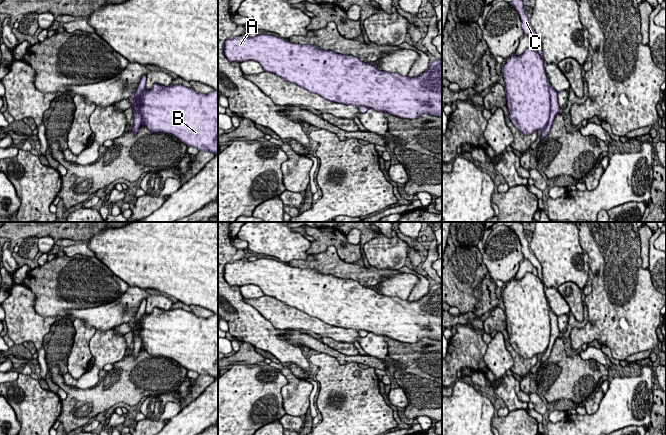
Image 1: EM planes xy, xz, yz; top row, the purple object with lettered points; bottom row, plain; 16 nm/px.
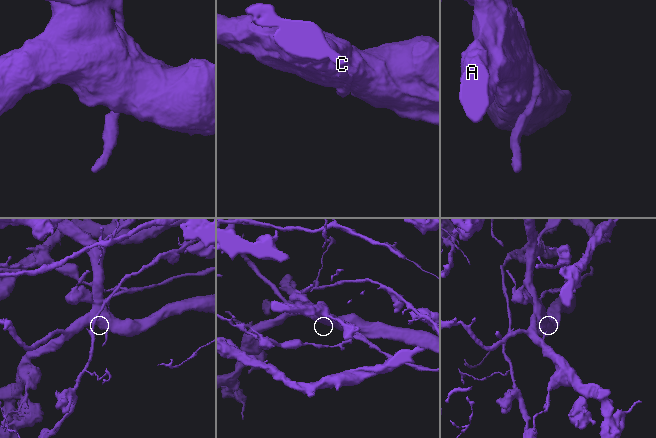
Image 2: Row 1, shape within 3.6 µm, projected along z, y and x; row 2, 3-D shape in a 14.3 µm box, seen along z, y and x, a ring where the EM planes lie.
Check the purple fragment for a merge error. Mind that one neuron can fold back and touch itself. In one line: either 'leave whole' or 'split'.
split

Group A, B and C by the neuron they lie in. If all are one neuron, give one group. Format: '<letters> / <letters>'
A B / C

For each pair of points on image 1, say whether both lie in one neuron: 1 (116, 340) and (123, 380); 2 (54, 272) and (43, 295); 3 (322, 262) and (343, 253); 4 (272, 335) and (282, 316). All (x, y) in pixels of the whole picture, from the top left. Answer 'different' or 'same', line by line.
1: different
2: same
3: different
4: different

